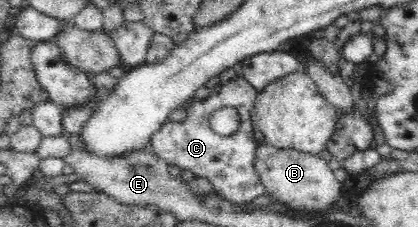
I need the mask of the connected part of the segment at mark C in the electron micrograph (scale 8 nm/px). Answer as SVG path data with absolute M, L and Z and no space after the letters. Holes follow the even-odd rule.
M236 75L218 93L185 103L186 119L182 122L166 120L152 135L150 147L160 159L170 165L178 165L190 178L208 179L213 191L229 203L237 206L249 204L266 193L254 167L254 154L259 142L253 136L250 114L254 111L256 96L257 89L243 75ZM220 107L233 107L238 112L240 123L232 135L218 135L210 127L210 115Z

